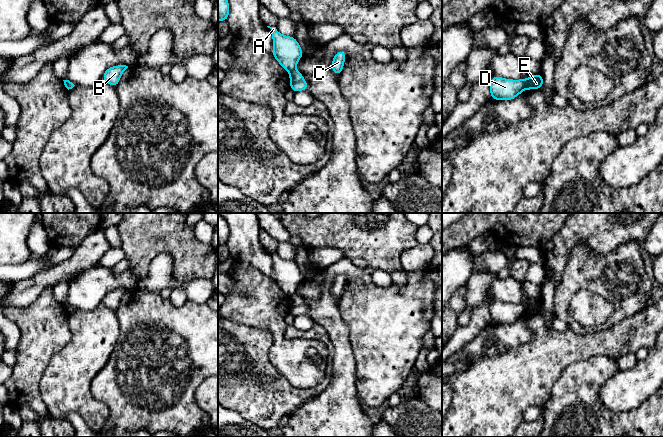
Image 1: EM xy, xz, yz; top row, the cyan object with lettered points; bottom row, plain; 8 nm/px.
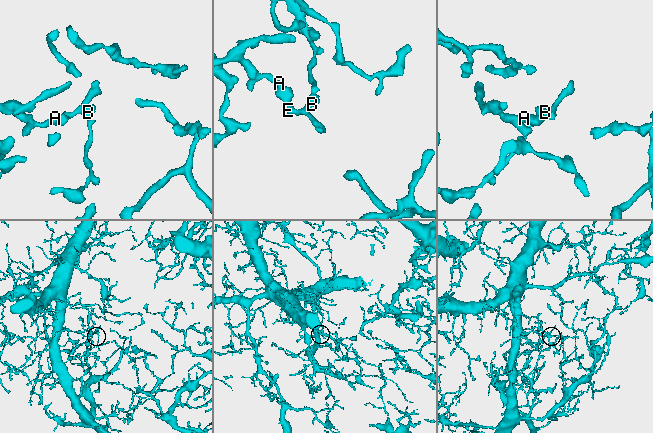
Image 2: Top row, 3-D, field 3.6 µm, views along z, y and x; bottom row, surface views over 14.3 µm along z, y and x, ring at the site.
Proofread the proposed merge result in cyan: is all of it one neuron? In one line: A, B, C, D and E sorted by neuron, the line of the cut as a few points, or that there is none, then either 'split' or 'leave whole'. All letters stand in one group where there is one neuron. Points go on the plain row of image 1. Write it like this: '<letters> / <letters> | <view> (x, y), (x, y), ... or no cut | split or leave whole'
A D / B C E | yz (523, 304), (525, 312) | split

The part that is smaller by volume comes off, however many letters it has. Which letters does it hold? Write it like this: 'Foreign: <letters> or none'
Foreign: B, C, E

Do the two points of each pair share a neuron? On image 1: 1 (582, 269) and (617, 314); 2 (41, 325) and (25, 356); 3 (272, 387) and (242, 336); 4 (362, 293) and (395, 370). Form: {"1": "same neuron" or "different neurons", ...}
{"1": "same neuron", "2": "same neuron", "3": "same neuron", "4": "same neuron"}

